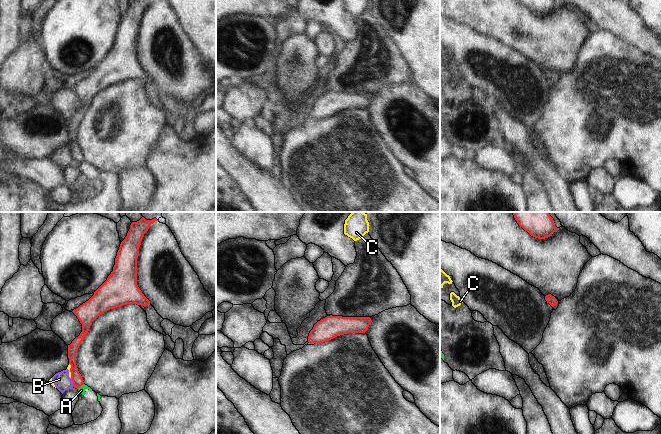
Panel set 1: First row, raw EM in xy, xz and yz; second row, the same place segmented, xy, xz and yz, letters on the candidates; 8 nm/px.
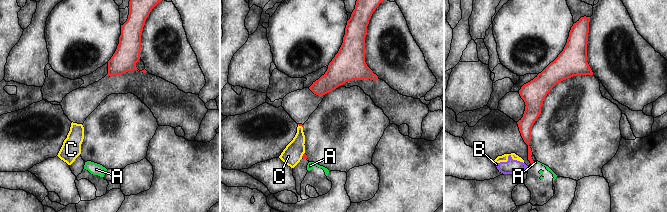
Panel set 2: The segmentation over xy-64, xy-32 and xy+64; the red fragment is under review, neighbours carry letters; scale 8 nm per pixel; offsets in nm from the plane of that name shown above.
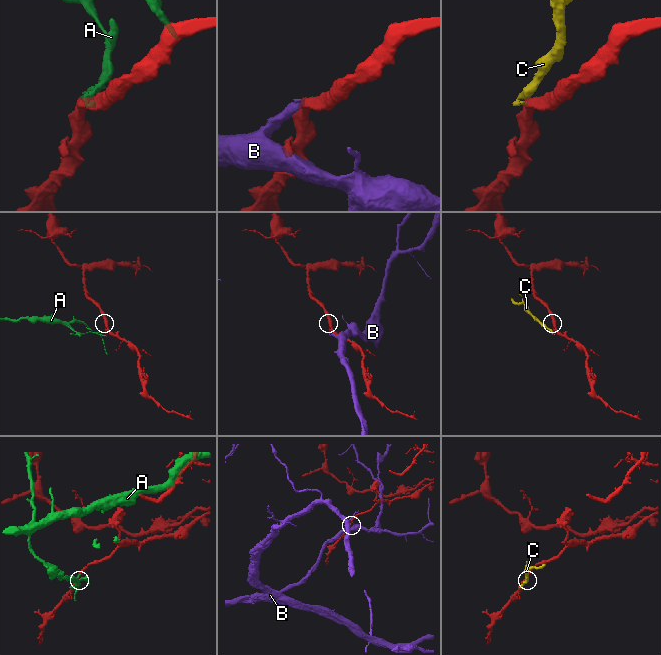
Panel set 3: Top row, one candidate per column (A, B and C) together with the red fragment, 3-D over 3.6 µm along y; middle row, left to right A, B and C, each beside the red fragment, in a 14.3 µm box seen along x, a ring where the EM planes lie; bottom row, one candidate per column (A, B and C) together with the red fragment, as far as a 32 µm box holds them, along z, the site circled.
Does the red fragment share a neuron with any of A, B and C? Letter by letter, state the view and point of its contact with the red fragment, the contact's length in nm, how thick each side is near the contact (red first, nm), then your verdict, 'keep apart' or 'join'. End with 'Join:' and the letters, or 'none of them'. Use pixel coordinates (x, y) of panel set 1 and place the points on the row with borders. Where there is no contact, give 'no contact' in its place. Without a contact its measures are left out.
A: contact xy (80, 386); length 70 nm; calibres 90 and 50 nm; keep apart
B: contact xy (73, 382); length 80 nm; calibres 90 and 140 nm; keep apart
C: contact xy (70, 370); length 120 nm; calibres 90 and 30 nm; keep apart
Join: none of them

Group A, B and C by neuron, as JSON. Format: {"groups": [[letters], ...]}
{"groups": [["A"], ["B", "C"]]}

